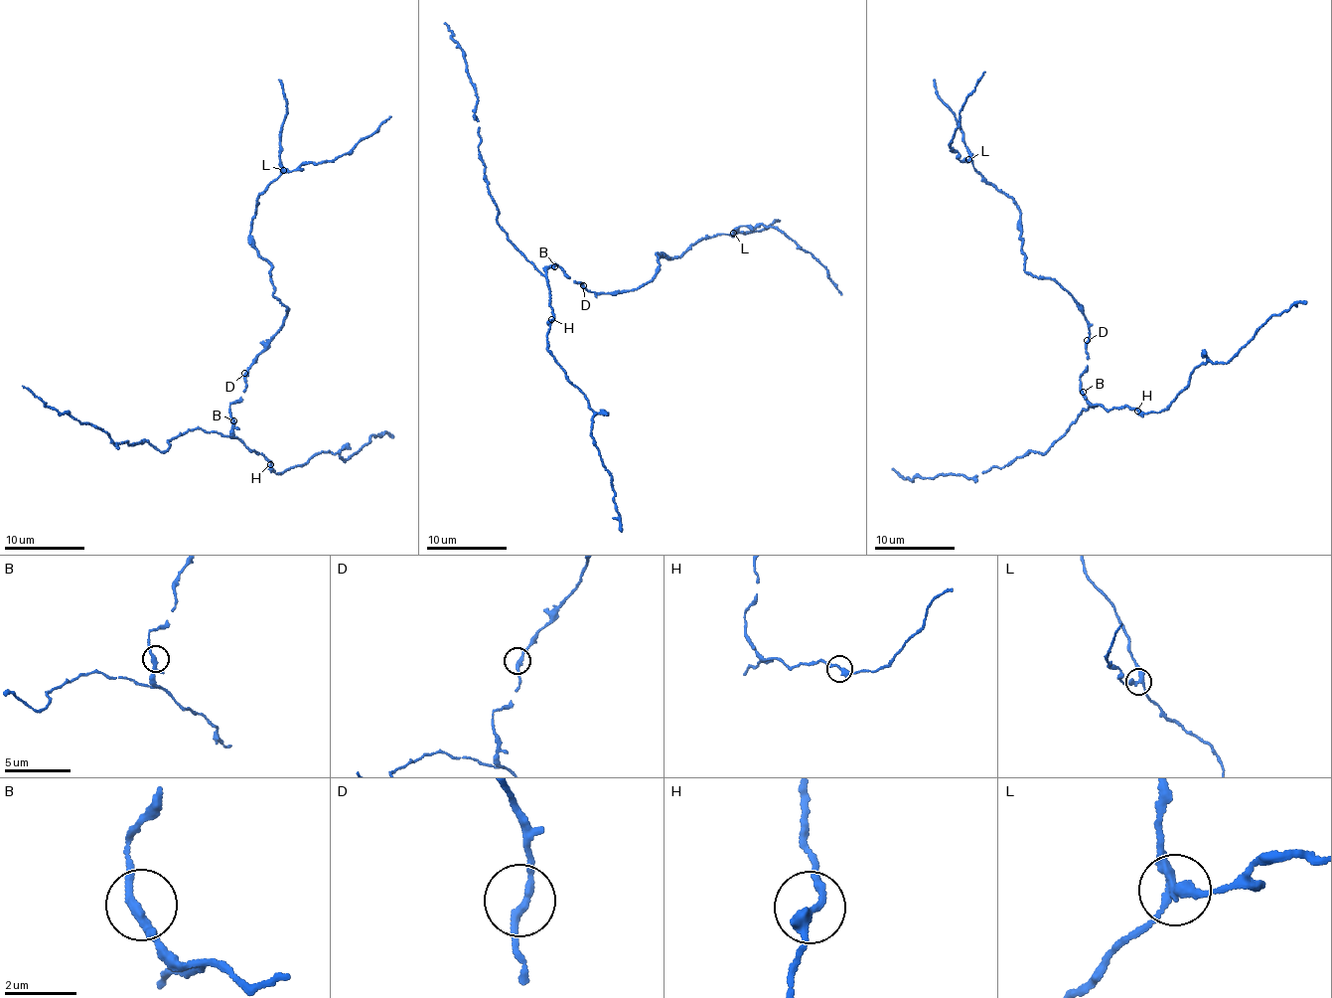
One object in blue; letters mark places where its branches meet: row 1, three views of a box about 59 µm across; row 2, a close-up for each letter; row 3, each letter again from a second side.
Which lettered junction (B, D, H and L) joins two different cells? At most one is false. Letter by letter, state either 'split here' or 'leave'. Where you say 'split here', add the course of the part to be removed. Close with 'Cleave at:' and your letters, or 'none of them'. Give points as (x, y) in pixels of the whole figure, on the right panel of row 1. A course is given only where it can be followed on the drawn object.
B: leave
D: leave
H: leave
L: split here; course (969, 159), (957, 159), (951, 149), (951, 141), (968, 94), (984, 72)
Cleave at: L

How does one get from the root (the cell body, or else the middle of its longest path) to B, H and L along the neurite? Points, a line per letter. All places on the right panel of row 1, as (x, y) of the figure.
B: (1086, 342), (1087, 367), (1080, 377), (1083, 392)
H: (1086, 342), (1087, 367), (1080, 377), (1084, 398), (1108, 410), (1126, 406), (1137, 411)
L: (1086, 342), (1089, 331), (1075, 299), (1052, 280), (1037, 278), (1025, 270), (1019, 207), (984, 179), (969, 159)

